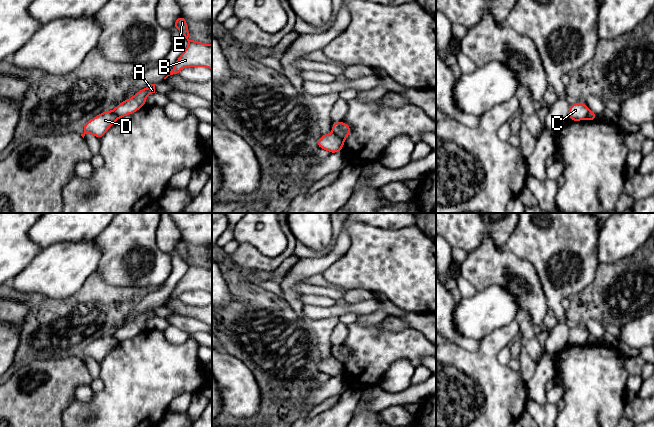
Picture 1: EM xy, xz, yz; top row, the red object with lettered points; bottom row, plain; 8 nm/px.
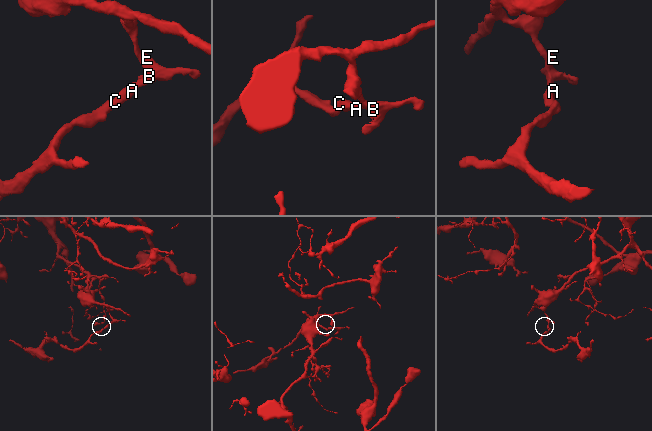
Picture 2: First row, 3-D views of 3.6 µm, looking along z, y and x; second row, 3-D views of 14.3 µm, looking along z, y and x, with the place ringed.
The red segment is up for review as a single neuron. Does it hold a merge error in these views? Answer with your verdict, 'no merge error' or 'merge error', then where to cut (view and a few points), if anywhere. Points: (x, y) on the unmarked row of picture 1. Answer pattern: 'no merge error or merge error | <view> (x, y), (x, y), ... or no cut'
merge error | xz (333, 356), (343, 365)

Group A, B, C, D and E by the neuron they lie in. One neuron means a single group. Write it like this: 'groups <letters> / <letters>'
groups A B C E / D

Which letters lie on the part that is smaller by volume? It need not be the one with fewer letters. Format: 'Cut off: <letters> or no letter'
Cut off: D

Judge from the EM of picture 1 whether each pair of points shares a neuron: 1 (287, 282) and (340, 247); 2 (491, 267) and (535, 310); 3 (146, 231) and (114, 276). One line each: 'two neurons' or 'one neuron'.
1: one neuron
2: one neuron
3: one neuron

